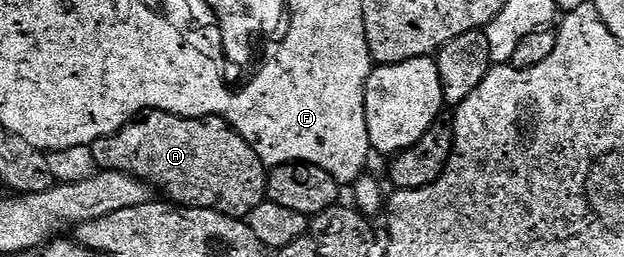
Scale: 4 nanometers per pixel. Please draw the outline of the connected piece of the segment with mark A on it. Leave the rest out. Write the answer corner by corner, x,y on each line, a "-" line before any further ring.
149,110
137,117
135,120
123,126
118,132
114,132
110,136
105,138
99,138
96,142
93,142
91,147
93,163
100,170
117,170
122,174
131,175
133,178
137,178
140,182
147,184
149,187
161,190
165,194
163,197
167,199
169,203
175,204
180,208
195,208
198,210
219,210
221,214
224,214
228,218
234,218
237,220
247,219
248,213
254,208
258,208
258,204
262,204
266,200
266,187
268,185
268,176
266,173
266,167
263,162
259,162
256,158
255,152
248,147
246,142
242,140
239,132
233,130
229,126
228,122
224,118
216,118
213,114
208,114
204,118
183,118
177,114
171,114
170,112
162,112
161,110

